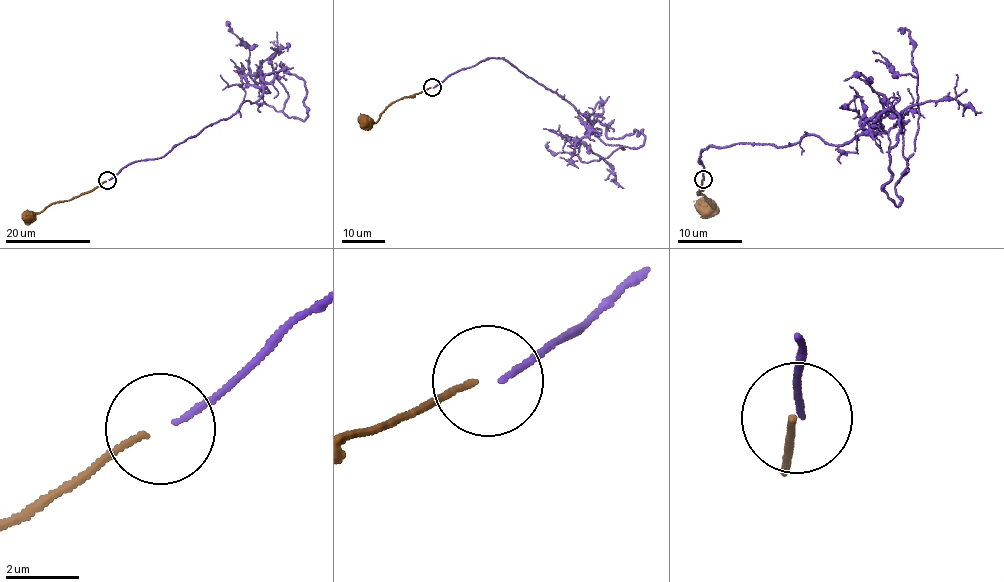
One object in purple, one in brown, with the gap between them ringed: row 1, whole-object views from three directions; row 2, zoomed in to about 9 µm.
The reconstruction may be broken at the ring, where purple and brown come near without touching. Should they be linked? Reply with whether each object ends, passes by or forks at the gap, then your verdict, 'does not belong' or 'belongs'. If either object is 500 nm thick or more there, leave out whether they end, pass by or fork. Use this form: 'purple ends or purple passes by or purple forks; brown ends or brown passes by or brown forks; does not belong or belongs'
purple ends; brown ends; does not belong

